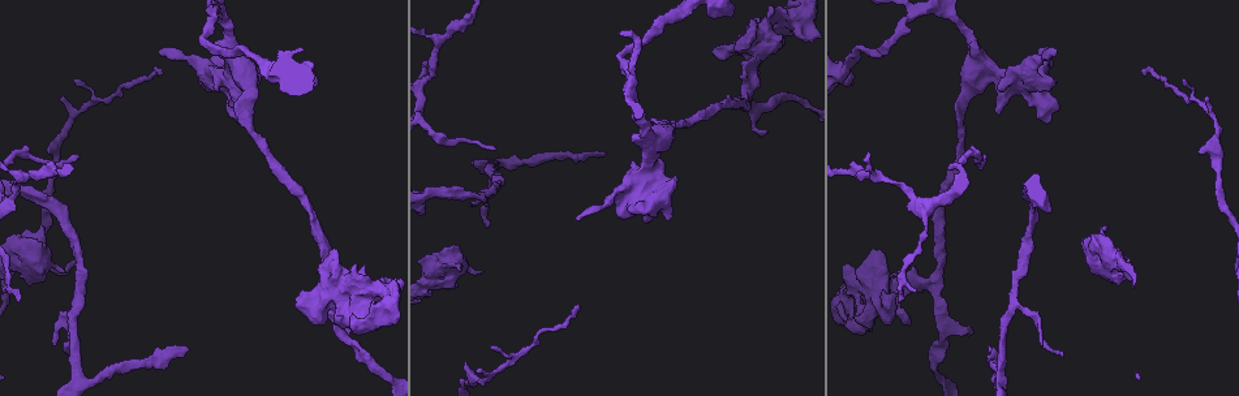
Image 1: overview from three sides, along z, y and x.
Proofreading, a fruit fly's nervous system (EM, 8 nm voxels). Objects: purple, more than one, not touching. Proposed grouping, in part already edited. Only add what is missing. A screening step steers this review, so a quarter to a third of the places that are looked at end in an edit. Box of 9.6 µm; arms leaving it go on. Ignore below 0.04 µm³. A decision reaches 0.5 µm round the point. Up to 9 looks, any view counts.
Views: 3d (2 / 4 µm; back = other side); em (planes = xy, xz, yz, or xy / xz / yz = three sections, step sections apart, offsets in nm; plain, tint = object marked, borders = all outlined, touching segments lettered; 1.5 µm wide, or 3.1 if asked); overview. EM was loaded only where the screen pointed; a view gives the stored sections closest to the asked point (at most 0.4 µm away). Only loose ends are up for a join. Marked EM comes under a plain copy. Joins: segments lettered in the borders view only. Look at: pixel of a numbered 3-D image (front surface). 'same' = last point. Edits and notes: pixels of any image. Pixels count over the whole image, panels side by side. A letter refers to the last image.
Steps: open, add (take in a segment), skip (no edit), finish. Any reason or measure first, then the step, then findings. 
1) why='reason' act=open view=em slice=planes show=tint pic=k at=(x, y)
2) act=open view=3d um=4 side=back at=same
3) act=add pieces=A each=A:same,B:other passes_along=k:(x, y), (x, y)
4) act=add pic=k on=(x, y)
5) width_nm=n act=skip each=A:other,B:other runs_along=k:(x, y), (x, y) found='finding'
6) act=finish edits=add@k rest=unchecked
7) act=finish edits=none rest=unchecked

act=open view=em slice=xz step=8 show=borders pic=1 at=(717, 52)

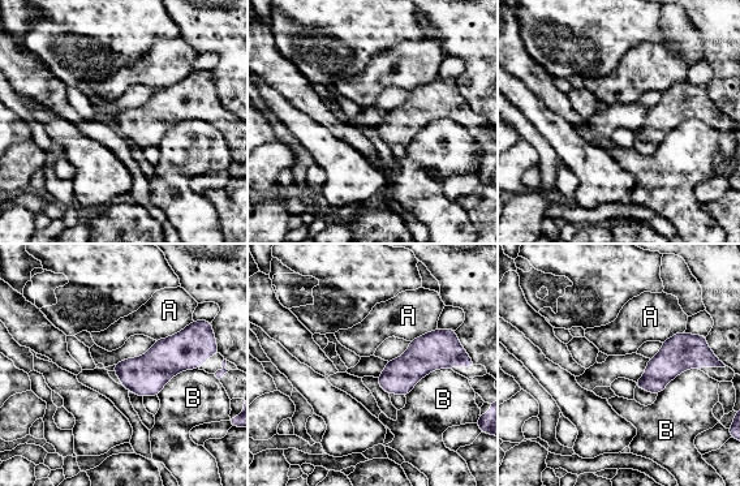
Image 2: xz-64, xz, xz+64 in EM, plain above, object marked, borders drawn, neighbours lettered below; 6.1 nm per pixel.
why='cut it another way' act=open view=em slice=planes show=borders at=same

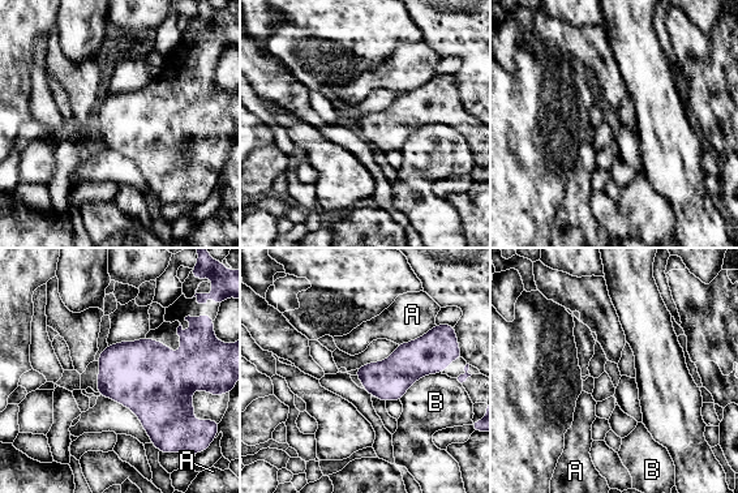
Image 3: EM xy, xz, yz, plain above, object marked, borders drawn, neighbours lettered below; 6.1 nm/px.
act=skip each=A:other,B:other border=3:(436, 325), (420, 337), (398, 344) found='none of them fits'

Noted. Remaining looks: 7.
why='free end' act=open view=em slice=xz step=8 show=borders pic=1 at=(987, 347)

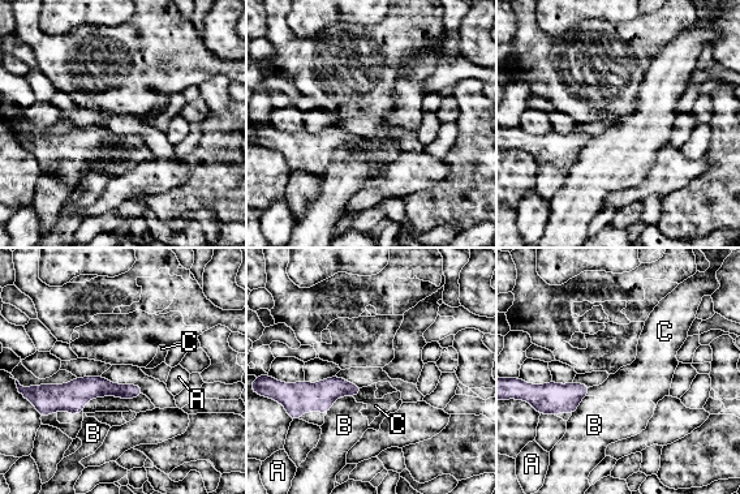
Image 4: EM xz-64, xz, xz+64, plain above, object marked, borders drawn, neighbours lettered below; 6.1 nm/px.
why='another direction' act=open view=em slice=planes show=borders at=same

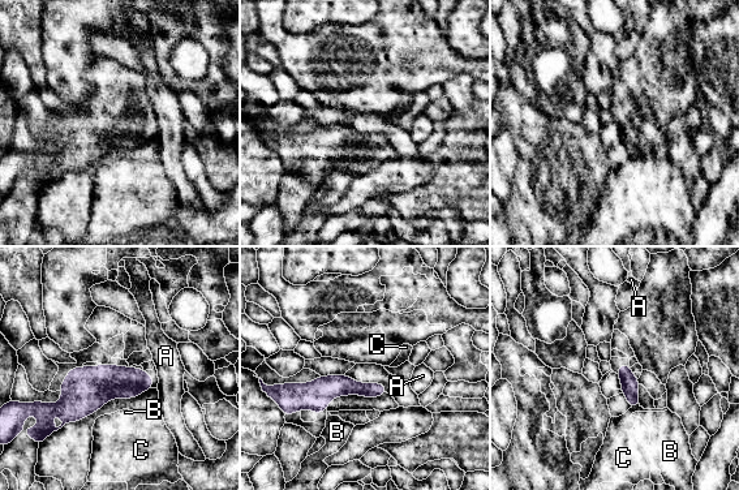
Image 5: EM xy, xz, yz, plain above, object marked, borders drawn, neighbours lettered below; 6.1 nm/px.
width_nm=110 act=skip each=A:other,B:other,C:other runs_along=5:(382, 389), (295, 390) found='none of them fits'

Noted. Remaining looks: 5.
why='long arm stops here' act=open view=3d um=2 pic=1 at=(19, 299)

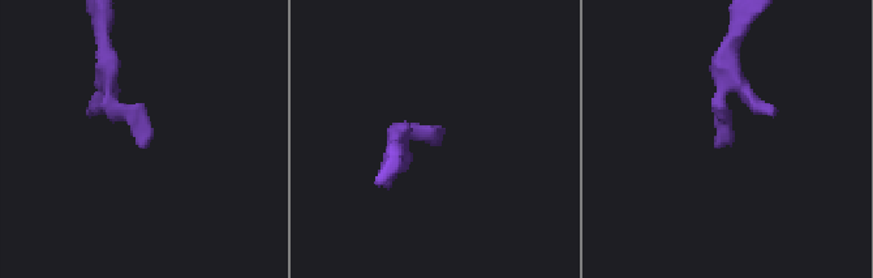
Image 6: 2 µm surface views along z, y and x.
act=open view=em slice=yz step=8 show=borders pic=6 at=(149, 143)

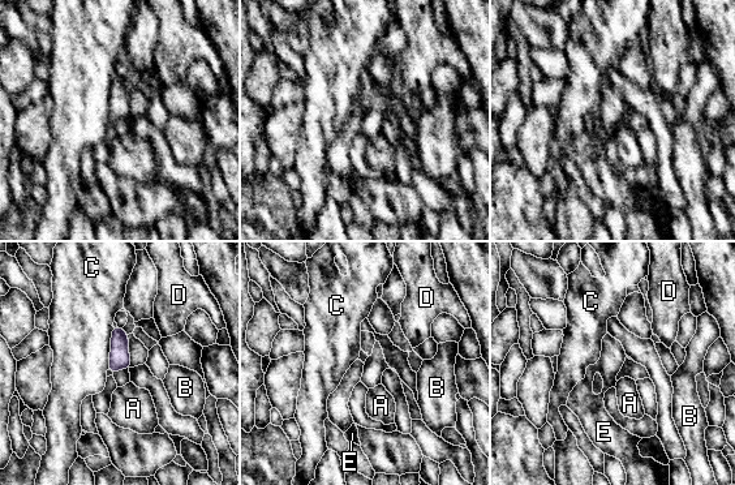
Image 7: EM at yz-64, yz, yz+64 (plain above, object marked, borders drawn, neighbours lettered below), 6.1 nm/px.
act=open view=em slice=planes show=borders at=same

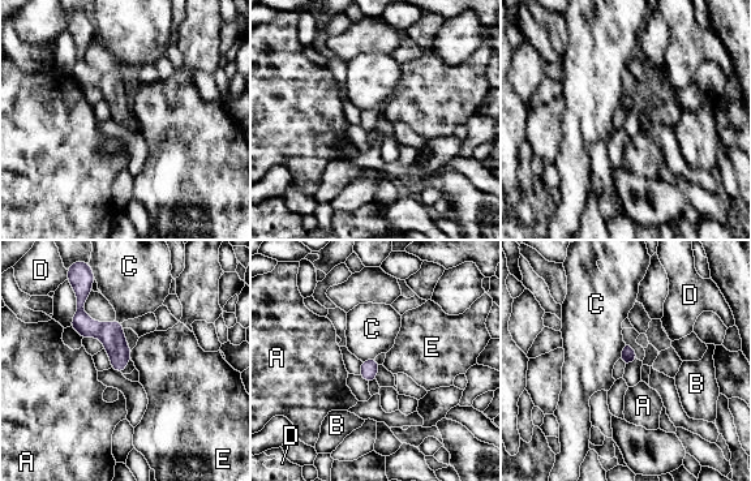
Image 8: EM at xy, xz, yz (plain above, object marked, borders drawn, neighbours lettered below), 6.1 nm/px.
act=skip each=A:other,B:other,C:other,D:other,E:other border=8:(623, 342), (619, 357) found='no lettered segment goes on from it'

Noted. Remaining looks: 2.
why='thin end' act=open view=3d um=4 pic=1 at=(1057, 50)

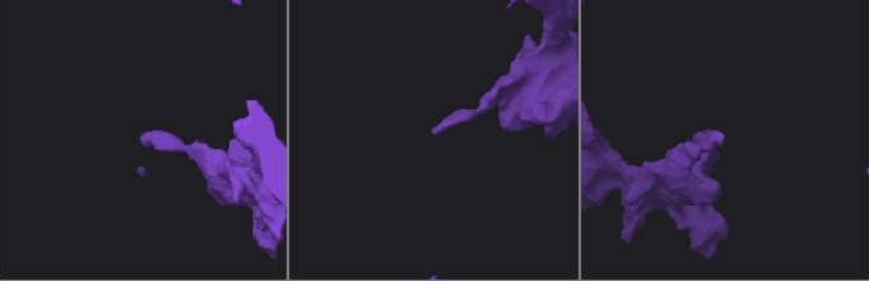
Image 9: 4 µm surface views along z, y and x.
act=open view=em slice=planes show=borders pic=9 at=(142, 139)

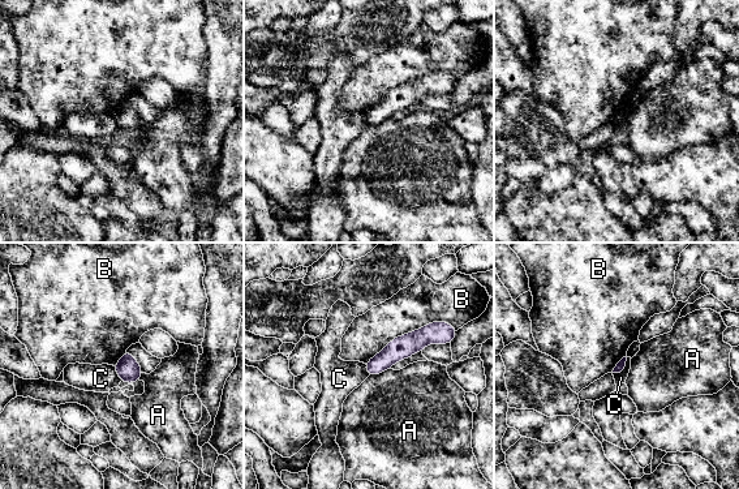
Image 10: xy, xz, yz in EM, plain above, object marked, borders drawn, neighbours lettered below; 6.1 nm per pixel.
act=skip each=A:other,B:other,C:other border=10:(627, 357), (626, 365), (613, 373) found='no lettered segment goes on from it'

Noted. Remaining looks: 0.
act=finish edits=none rest=unchecked

